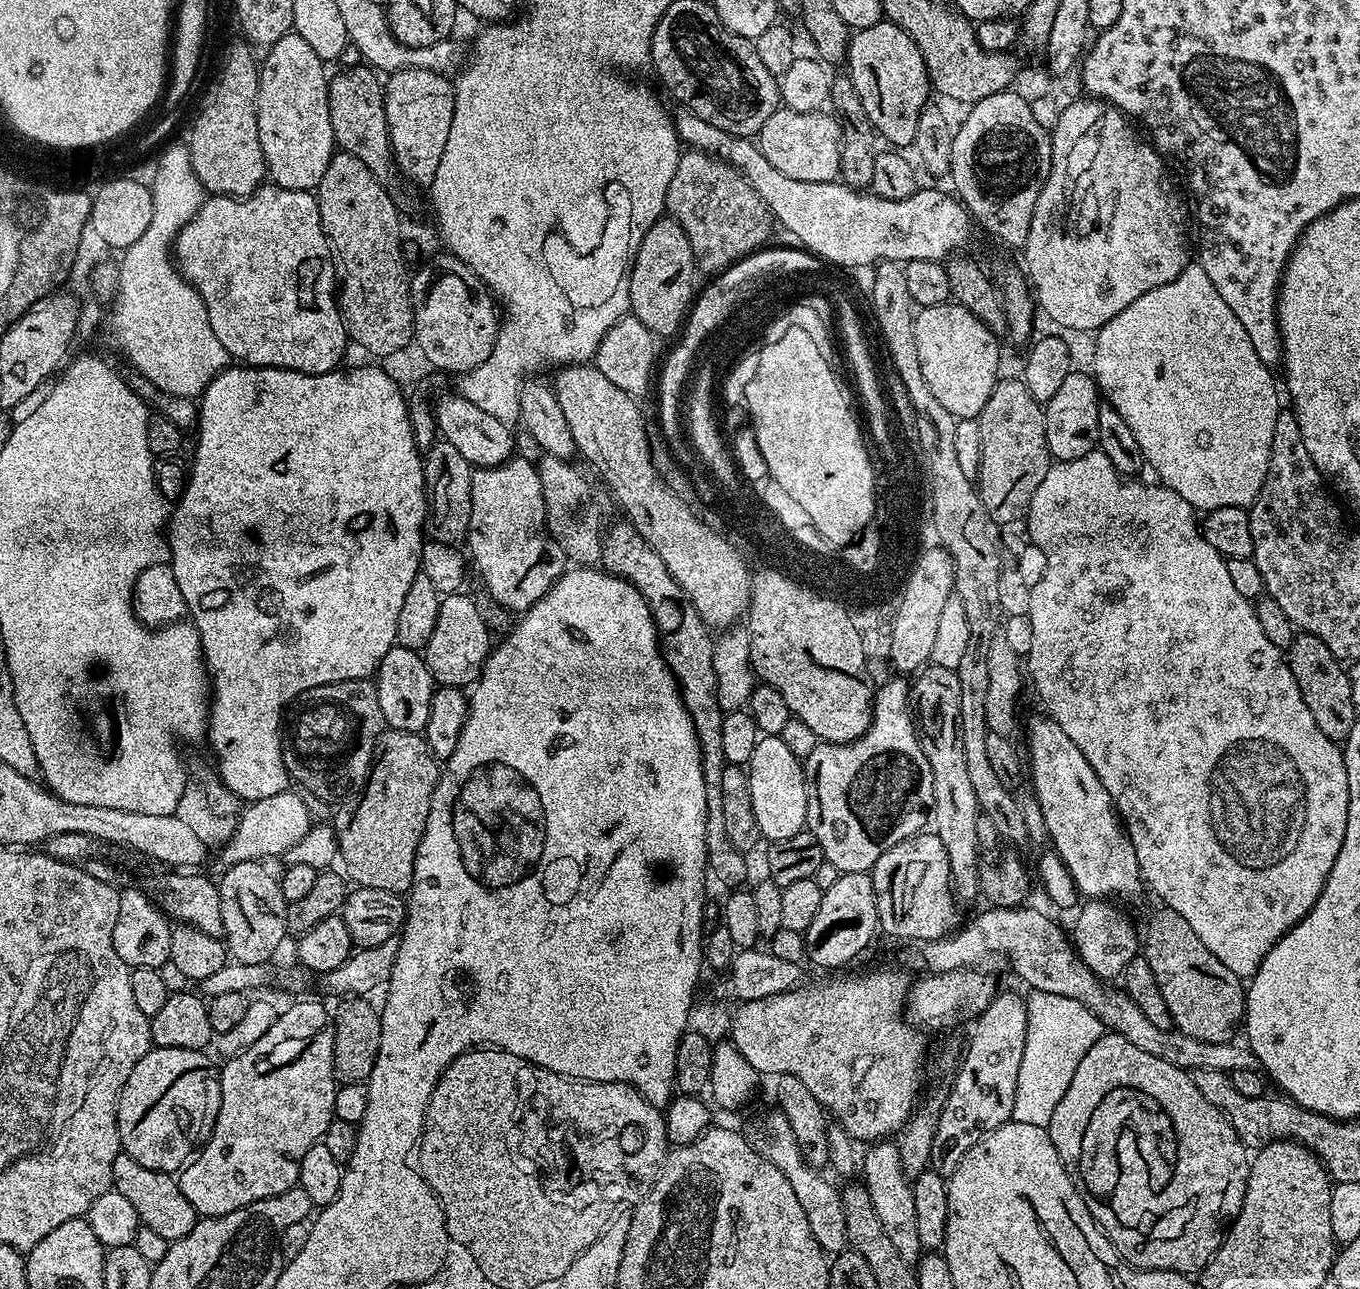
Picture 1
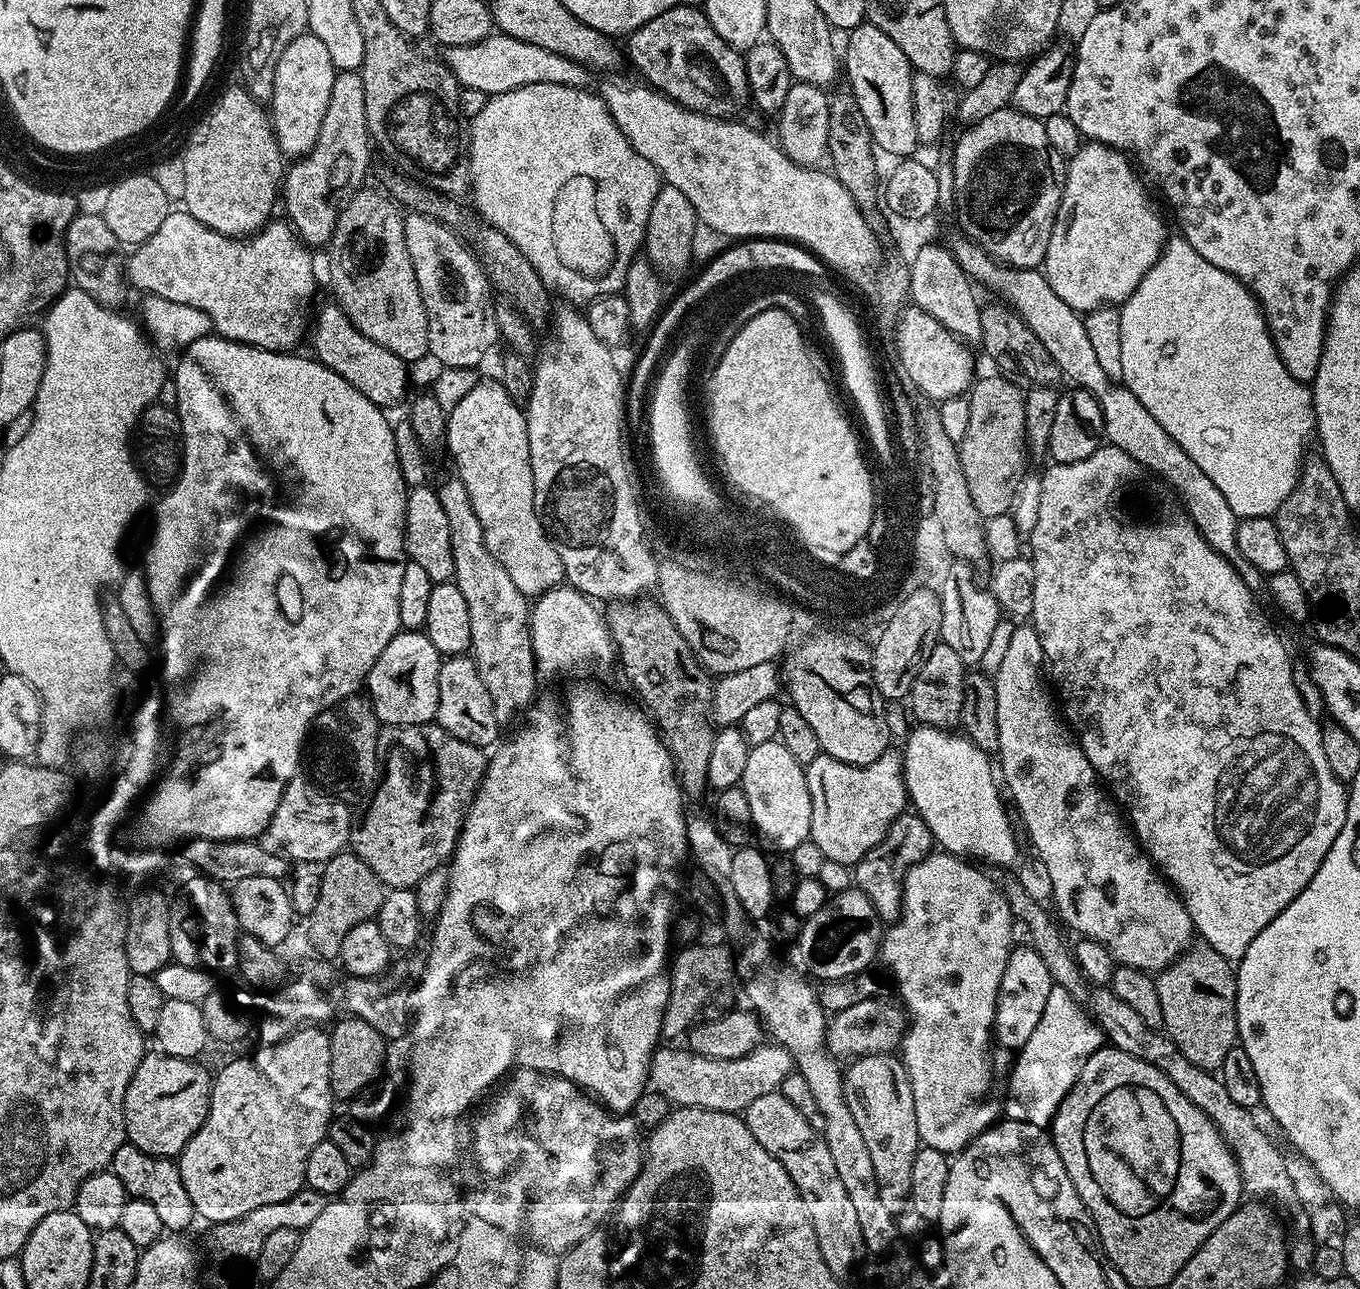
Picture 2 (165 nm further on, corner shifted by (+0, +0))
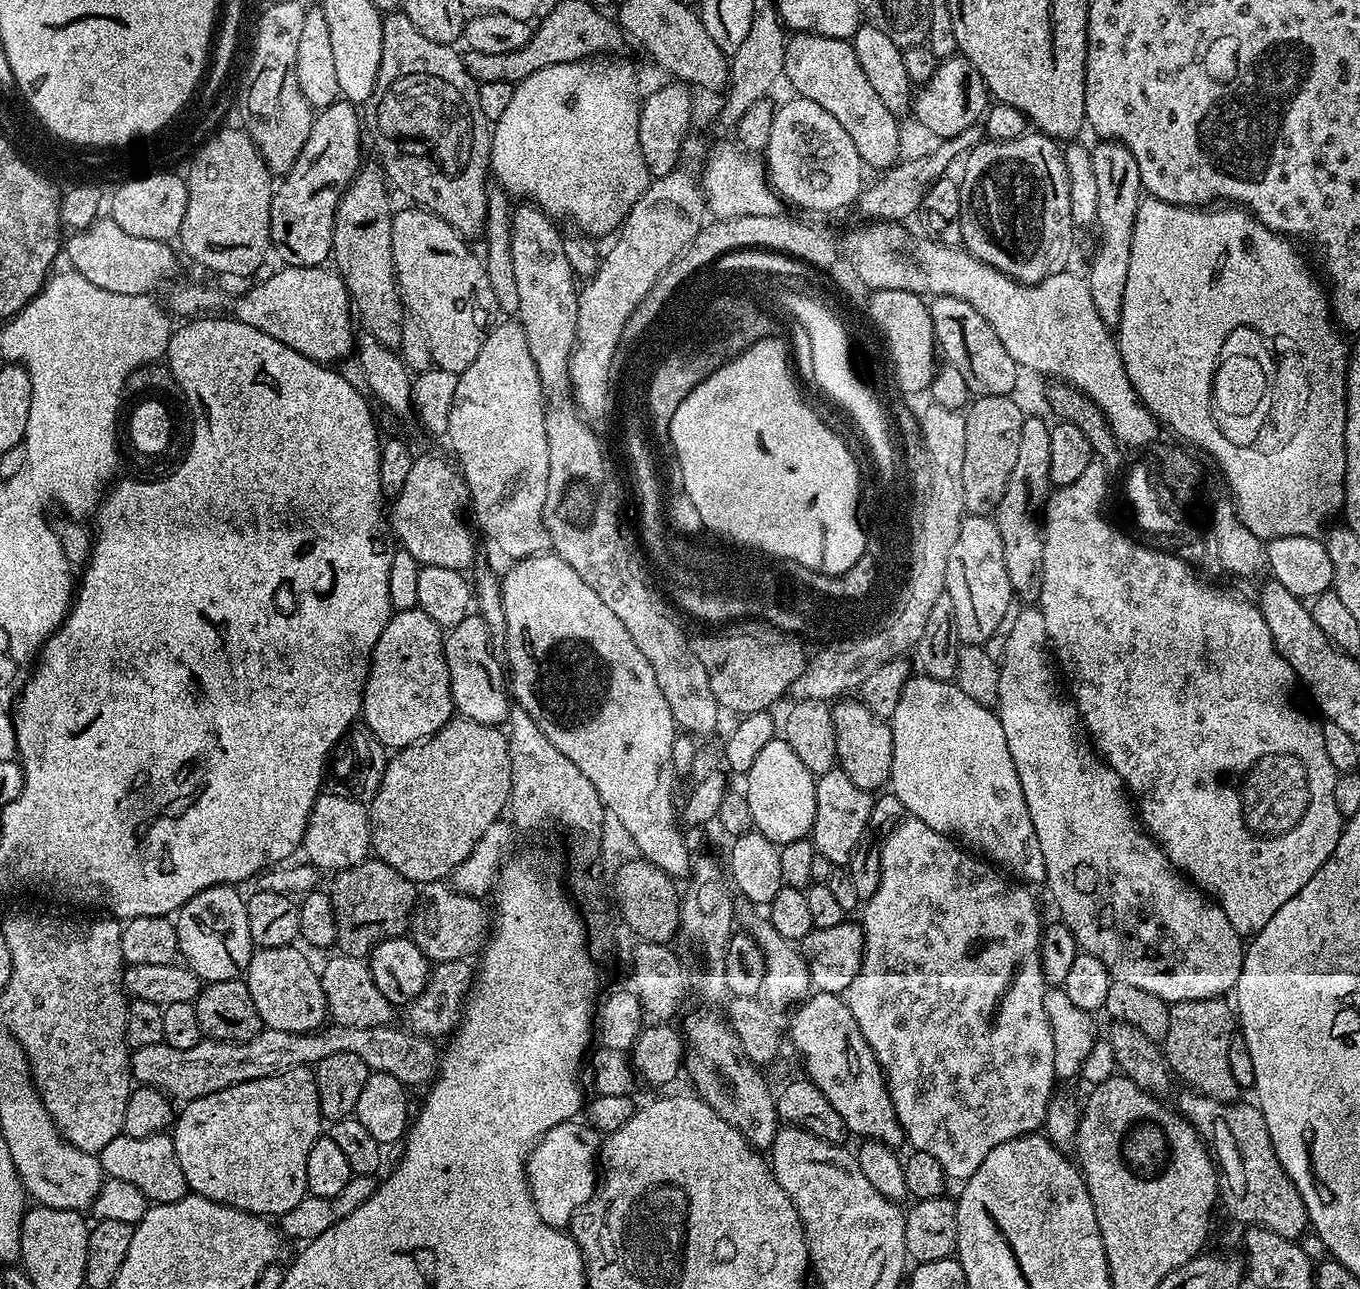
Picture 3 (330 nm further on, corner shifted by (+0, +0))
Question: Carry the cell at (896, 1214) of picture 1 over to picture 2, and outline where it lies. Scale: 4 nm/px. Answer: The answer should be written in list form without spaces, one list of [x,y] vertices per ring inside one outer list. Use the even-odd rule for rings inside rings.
[[[883,1052],[869,1056],[857,1056],[851,1061],[849,1068],[843,1069],[844,1093],[846,1106],[850,1106],[850,1114],[854,1114],[854,1122],[858,1131],[866,1141],[870,1159],[874,1165],[874,1174],[878,1177],[878,1194],[882,1198],[886,1210],[894,1214],[905,1210],[910,1190],[910,1174],[914,1167],[914,1154],[920,1149],[918,1134],[918,1118],[914,1118],[914,1090],[910,1086],[910,1078],[904,1069],[904,1061],[899,1055]]]

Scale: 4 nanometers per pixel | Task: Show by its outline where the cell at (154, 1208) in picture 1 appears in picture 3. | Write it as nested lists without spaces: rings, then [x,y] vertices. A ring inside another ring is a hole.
[[[159,1132],[146,1138],[130,1138],[121,1134],[98,1155],[105,1177],[122,1178],[122,1182],[132,1183],[136,1189],[142,1190],[142,1194],[146,1194],[152,1204],[178,1202],[189,1195],[190,1189],[182,1174],[182,1166],[178,1166],[178,1154],[171,1135]]]

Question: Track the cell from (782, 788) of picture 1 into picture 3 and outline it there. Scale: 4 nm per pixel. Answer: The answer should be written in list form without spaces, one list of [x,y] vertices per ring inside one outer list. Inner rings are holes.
[[[783,738],[766,742],[764,749],[758,754],[754,766],[746,773],[748,785],[742,788],[744,796],[750,802],[752,827],[770,842],[778,846],[798,842],[811,833],[816,813],[816,781],[817,777],[806,770],[798,754],[790,750]]]

